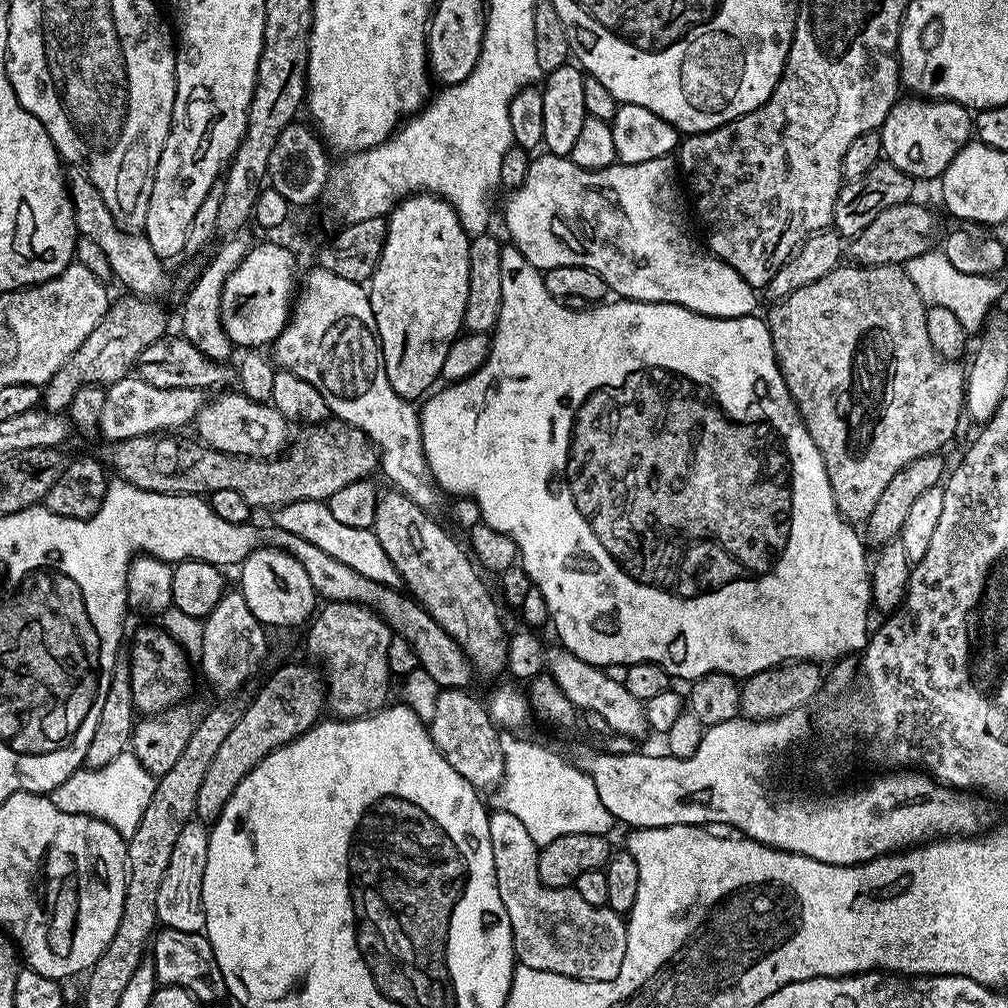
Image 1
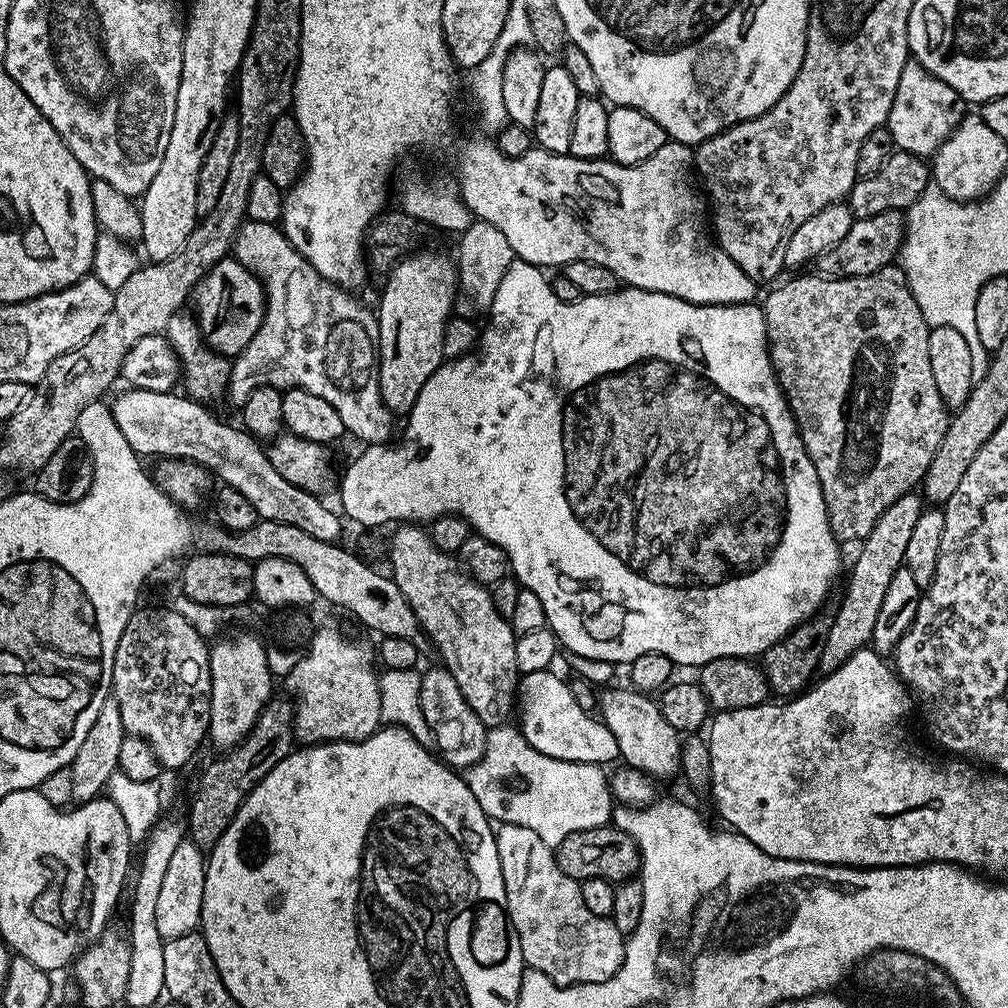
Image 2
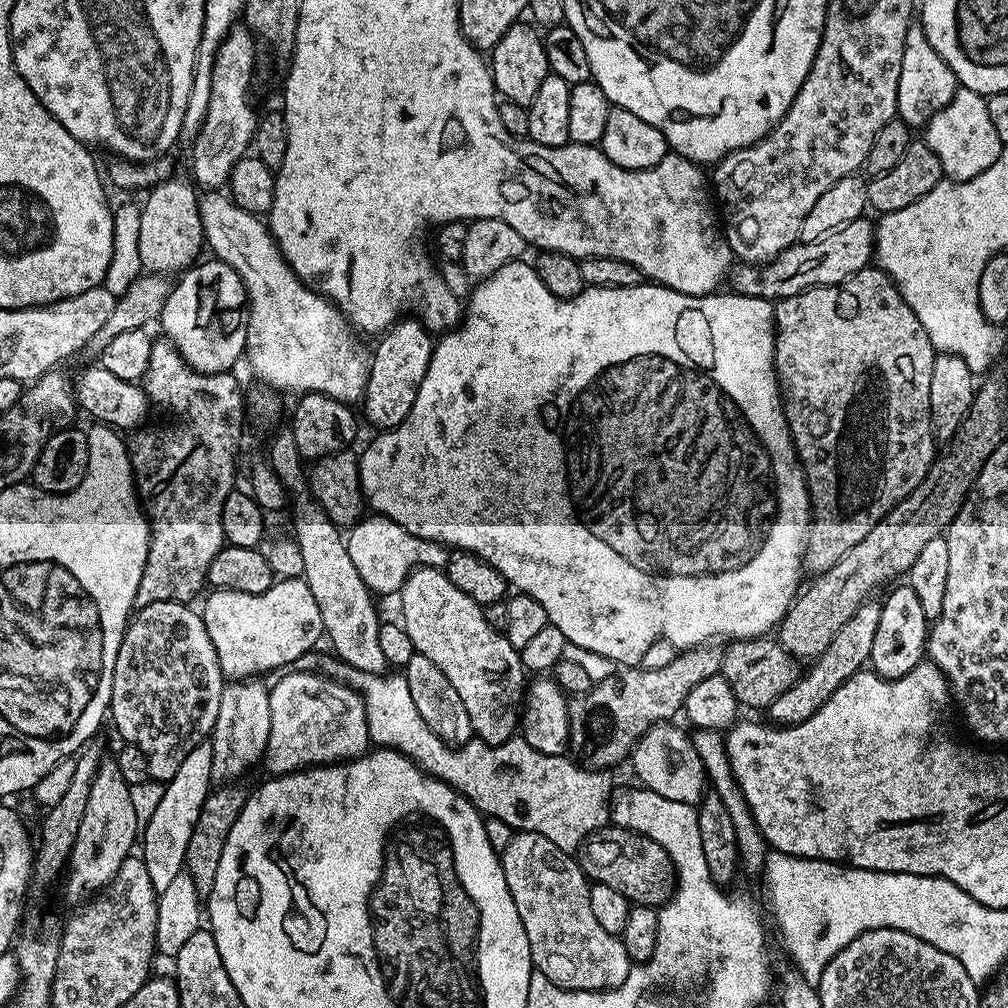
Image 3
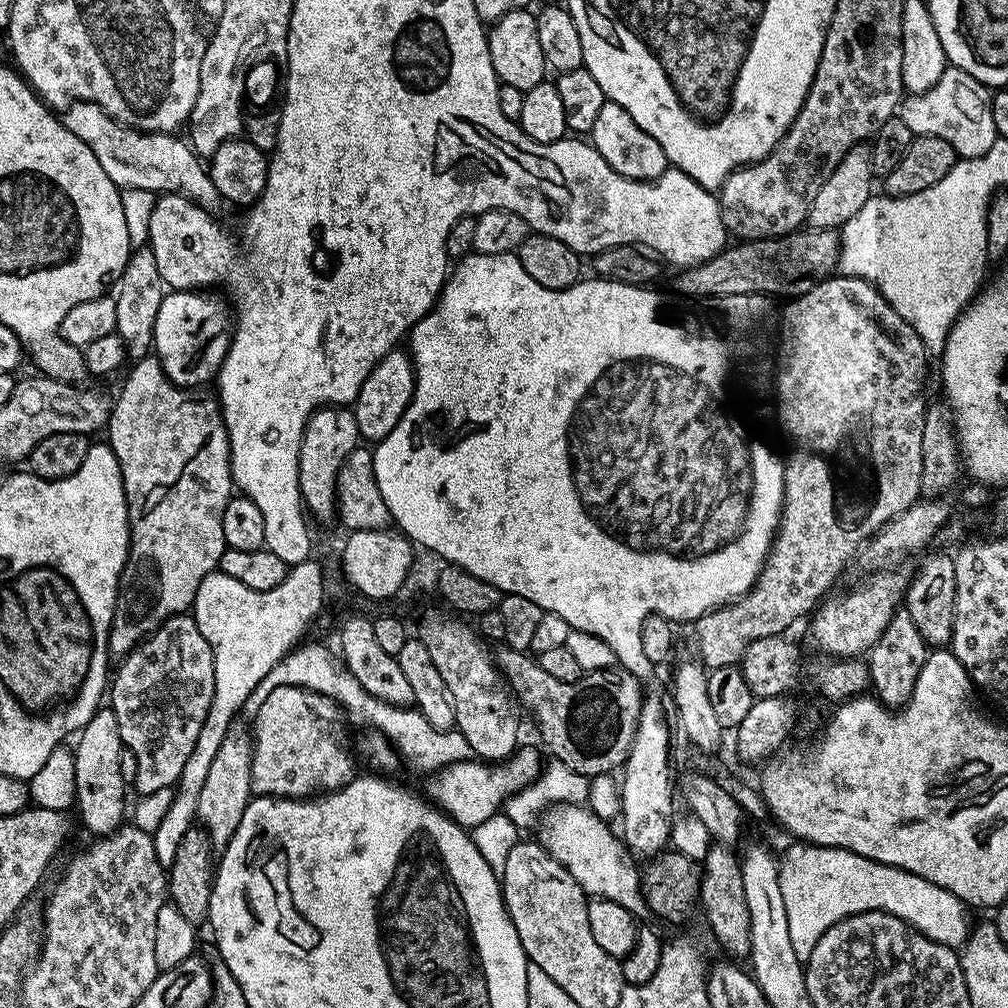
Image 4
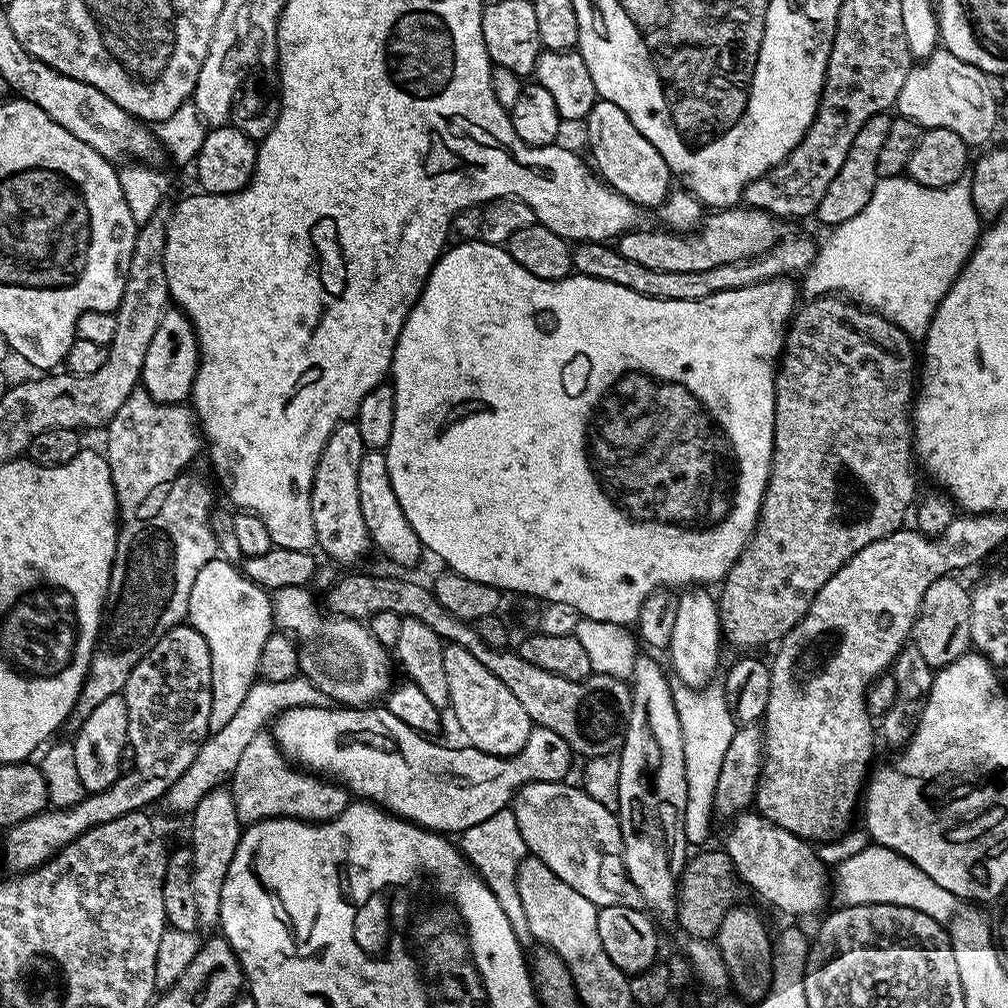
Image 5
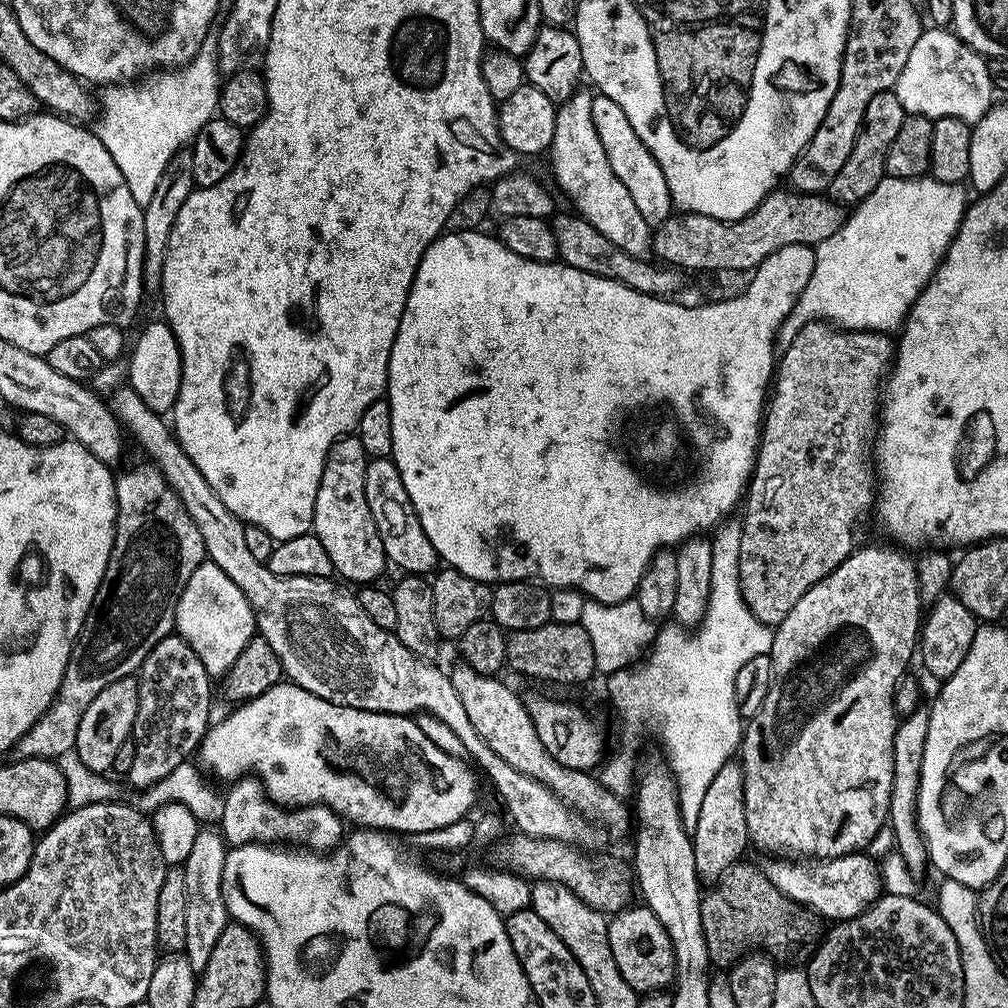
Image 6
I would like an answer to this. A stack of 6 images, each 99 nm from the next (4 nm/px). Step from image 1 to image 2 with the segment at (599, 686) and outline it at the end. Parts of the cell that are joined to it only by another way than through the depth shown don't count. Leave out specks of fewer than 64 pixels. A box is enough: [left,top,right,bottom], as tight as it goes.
[598,686,682,781]

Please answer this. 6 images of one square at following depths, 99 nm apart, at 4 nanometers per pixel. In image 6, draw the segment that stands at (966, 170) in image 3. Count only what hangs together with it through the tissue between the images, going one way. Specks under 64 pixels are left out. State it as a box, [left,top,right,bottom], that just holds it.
[895,26,994,125]

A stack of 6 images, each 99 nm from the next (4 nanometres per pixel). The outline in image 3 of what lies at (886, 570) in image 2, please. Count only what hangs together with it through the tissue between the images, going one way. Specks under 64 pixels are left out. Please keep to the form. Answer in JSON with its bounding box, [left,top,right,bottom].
[766,599,882,726]

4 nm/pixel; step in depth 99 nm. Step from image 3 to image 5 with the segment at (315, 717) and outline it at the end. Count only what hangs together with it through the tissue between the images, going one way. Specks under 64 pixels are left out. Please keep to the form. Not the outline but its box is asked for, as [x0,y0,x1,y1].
[230,730,350,826]

